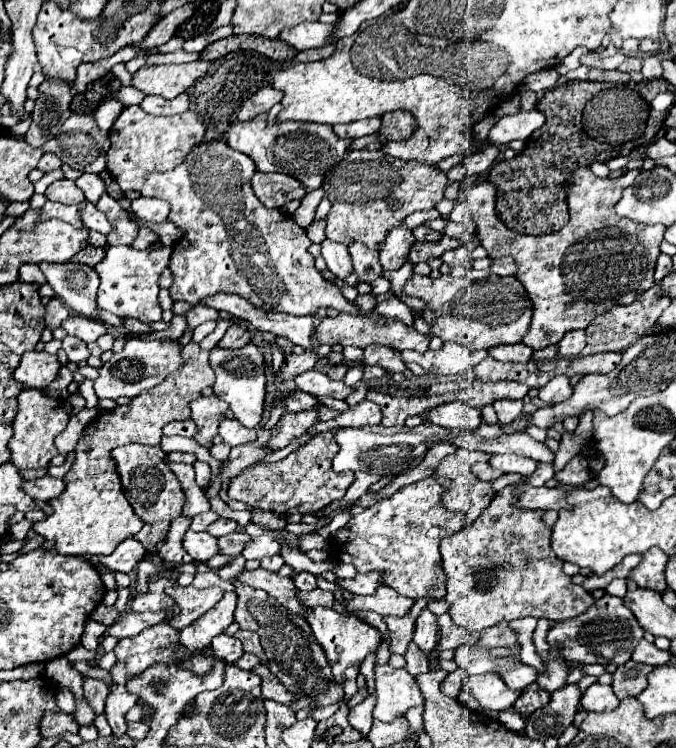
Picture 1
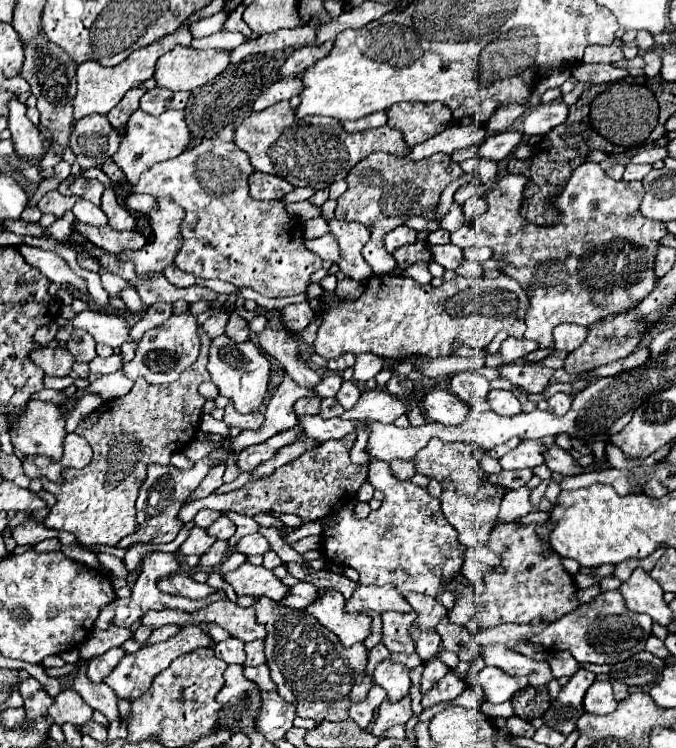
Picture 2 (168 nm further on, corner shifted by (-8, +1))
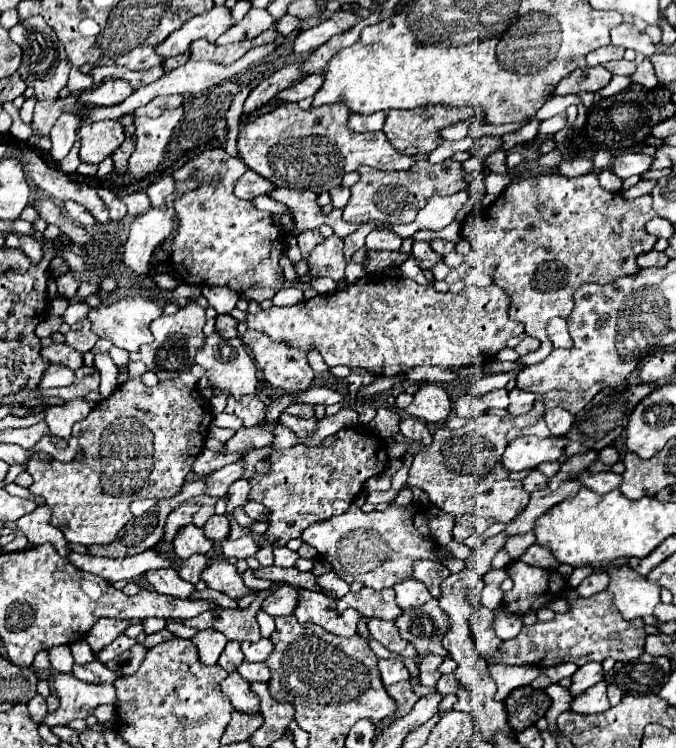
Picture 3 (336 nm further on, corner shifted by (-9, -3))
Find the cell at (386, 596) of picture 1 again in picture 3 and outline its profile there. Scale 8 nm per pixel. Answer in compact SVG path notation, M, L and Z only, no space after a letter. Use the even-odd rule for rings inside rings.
M363 587L359 593L349 591L343 599L337 601L337 609L357 609L363 617L377 617L377 619L391 619L395 621L401 617L401 609L395 603L395 591L393 589L383 589L375 591L369 587Z

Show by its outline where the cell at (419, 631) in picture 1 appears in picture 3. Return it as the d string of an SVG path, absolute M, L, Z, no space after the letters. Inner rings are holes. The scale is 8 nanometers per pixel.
M407 579L407 581L401 581L399 585L393 585L395 593L397 593L397 605L401 609L409 609L409 607L419 607L423 605L425 601L431 599L427 587L417 581L417 579Z

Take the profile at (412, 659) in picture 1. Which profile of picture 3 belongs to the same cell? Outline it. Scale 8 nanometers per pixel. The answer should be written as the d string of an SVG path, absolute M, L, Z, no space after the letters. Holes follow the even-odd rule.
M437 599L427 601L421 609L403 609L403 615L395 625L401 637L415 645L419 655L447 655L441 639L449 631L449 617L441 611Z

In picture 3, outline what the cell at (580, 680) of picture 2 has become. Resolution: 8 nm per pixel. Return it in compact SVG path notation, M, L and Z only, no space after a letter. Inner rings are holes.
M587 663L587 665L579 667L579 669L573 673L571 681L573 681L573 685L571 685L571 689L569 689L571 695L583 693L585 689L589 689L589 687L593 687L595 683L603 681L603 667L601 667L601 663Z

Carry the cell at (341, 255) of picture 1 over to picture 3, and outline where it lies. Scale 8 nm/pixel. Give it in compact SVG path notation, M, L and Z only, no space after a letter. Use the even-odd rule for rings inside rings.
M303 229L301 233L297 233L297 243L299 243L303 255L311 253L311 249L315 245L319 245L321 241L323 241L323 237L319 235L319 229Z

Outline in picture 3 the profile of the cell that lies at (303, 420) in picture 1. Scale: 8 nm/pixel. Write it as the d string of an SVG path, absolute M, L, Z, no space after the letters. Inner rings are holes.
M241 461L237 463L231 463L211 475L207 475L207 493L205 495L211 495L211 497L225 497L227 495L227 489L233 481L237 481L243 473L243 467L241 467Z

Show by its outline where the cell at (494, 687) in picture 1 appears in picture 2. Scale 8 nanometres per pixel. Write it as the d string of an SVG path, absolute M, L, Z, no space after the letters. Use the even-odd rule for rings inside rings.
M484 667L480 673L480 683L486 691L486 699L490 703L510 701L522 687L528 685L526 677L512 677L498 667Z

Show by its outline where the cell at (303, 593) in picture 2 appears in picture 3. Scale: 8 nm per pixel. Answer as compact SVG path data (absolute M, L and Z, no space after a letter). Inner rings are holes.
M281 585L261 603L261 611L265 611L271 617L291 615L295 605L297 605L297 589L291 585Z

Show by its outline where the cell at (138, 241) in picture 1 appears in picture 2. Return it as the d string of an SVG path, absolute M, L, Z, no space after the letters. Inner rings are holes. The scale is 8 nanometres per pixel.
M78 223L78 231L94 245L106 249L108 253L120 253L122 249L142 249L146 245L146 237L138 231L114 231L110 225L106 227L90 227Z

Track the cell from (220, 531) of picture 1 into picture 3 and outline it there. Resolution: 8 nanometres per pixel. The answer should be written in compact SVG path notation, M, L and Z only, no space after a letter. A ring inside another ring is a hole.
M213 515L203 525L203 531L211 541L223 541L229 535L229 521L227 521L225 515Z

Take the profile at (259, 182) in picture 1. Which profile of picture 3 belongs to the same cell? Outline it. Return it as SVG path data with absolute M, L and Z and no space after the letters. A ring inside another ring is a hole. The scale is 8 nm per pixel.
M247 169L247 173L235 185L235 195L239 199L249 199L251 201L253 197L269 193L271 189L273 189L273 185L267 179L263 179L259 173Z

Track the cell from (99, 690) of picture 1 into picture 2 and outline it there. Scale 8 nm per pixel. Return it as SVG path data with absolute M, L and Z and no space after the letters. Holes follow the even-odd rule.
M112 647L110 651L106 651L104 655L98 655L88 662L88 679L92 683L102 683L104 677L114 669L114 665L118 665L118 661L124 657L124 649L120 647Z

